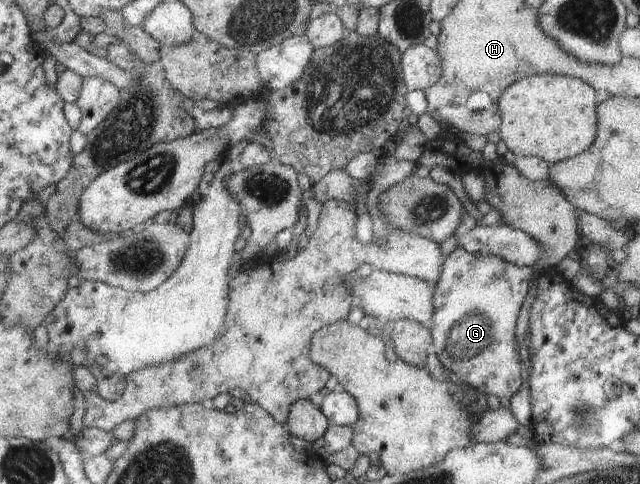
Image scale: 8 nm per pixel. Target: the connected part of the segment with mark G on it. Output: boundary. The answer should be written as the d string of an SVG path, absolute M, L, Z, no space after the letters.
M456 247L445 257L439 281L434 286L434 316L428 329L431 331L432 352L447 372L454 373L465 385L480 394L492 394L502 408L508 408L509 400L525 383L526 371L518 359L516 346L516 316L533 274L530 267L516 267L493 255L469 254Z

